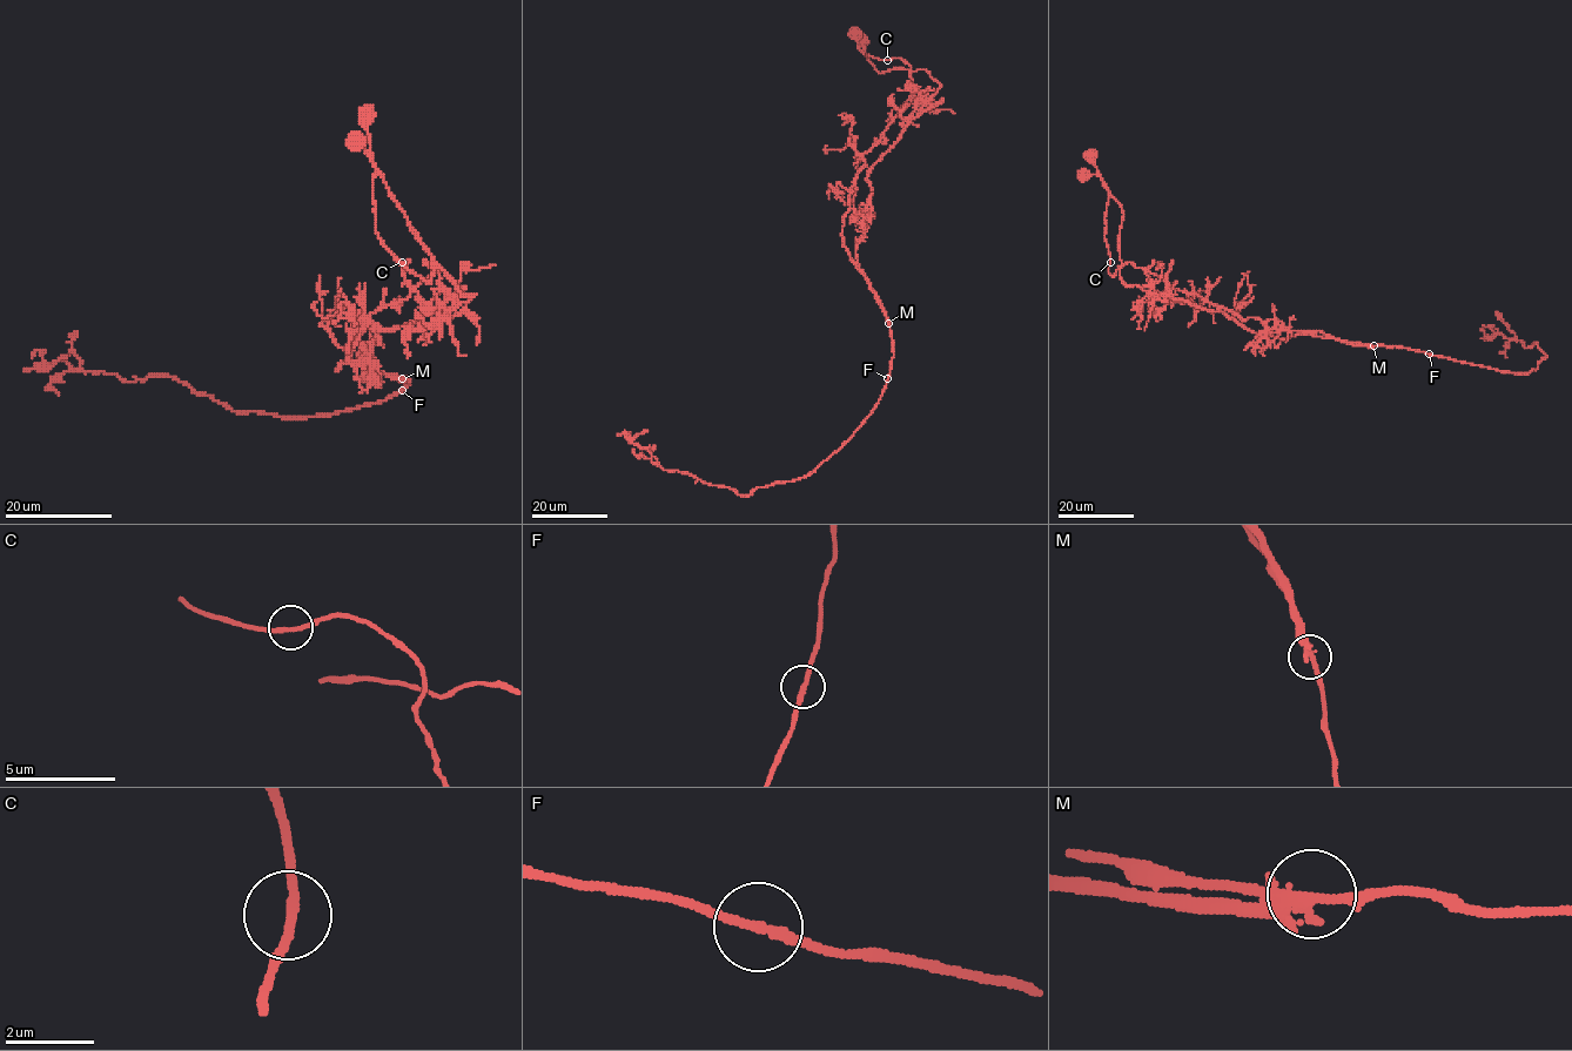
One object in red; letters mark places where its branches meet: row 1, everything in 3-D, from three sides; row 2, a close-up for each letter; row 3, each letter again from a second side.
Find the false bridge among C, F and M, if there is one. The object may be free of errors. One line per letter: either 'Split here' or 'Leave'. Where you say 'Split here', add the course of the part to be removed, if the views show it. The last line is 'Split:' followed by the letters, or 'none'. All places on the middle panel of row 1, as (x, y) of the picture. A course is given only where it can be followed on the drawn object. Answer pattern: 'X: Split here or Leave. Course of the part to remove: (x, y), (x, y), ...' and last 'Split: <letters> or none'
C: Leave
F: Leave
M: Split here. Course of the part to remove: (888, 322), (844, 246), (844, 216), (865, 164), (861, 155), (915, 88), (907, 63), (867, 59), (862, 39)
Split: M

